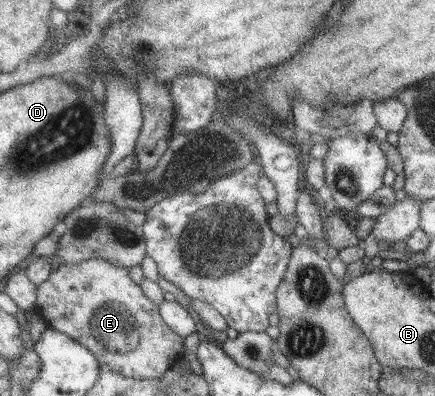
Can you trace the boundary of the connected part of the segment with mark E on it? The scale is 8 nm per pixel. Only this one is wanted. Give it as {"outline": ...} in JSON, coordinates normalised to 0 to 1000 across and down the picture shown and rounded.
{"outline":[[[200,652],[200,657],[186,657],[177,667],[138,667],[131,682],[120,684],[113,699],[94,717],[83,720],[83,763],[80,780],[83,790],[94,798],[103,818],[131,838],[152,843],[159,854],[166,854],[172,864],[179,864],[186,874],[193,874],[200,884],[209,886],[214,902],[223,912],[232,934],[251,934],[269,944],[278,944],[287,955],[310,955],[310,960],[347,960],[347,955],[366,955],[379,934],[393,929],[393,919],[402,914],[407,904],[414,904],[421,884],[421,851],[393,838],[389,826],[379,821],[370,795],[366,795],[363,770],[347,763],[326,737],[324,725],[317,717],[308,717],[297,699],[297,687],[292,677],[280,677],[283,672],[264,672],[264,667],[251,667],[246,657],[237,652]]]}

